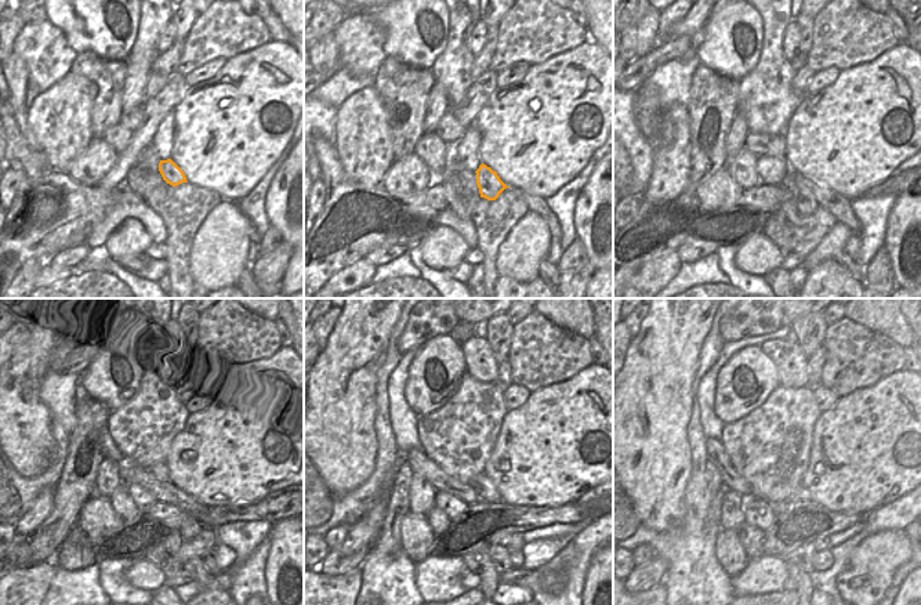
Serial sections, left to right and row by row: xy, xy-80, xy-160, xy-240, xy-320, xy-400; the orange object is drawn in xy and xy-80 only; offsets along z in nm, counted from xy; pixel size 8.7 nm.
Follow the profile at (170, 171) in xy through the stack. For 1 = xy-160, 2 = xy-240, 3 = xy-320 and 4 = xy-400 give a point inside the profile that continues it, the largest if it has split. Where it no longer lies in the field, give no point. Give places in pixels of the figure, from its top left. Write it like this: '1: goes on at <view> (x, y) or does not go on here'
1: goes on at xy-160 (805, 202)
2: goes on at xy-240 (189, 528)
3: goes on at xy-320 (507, 540)
4: goes on at xy-400 (823, 543)

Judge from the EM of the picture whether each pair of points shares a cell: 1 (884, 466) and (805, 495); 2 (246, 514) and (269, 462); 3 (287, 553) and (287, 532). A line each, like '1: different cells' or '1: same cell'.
1: different cells
2: different cells
3: same cell

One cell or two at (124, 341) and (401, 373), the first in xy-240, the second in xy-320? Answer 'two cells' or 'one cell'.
two cells

